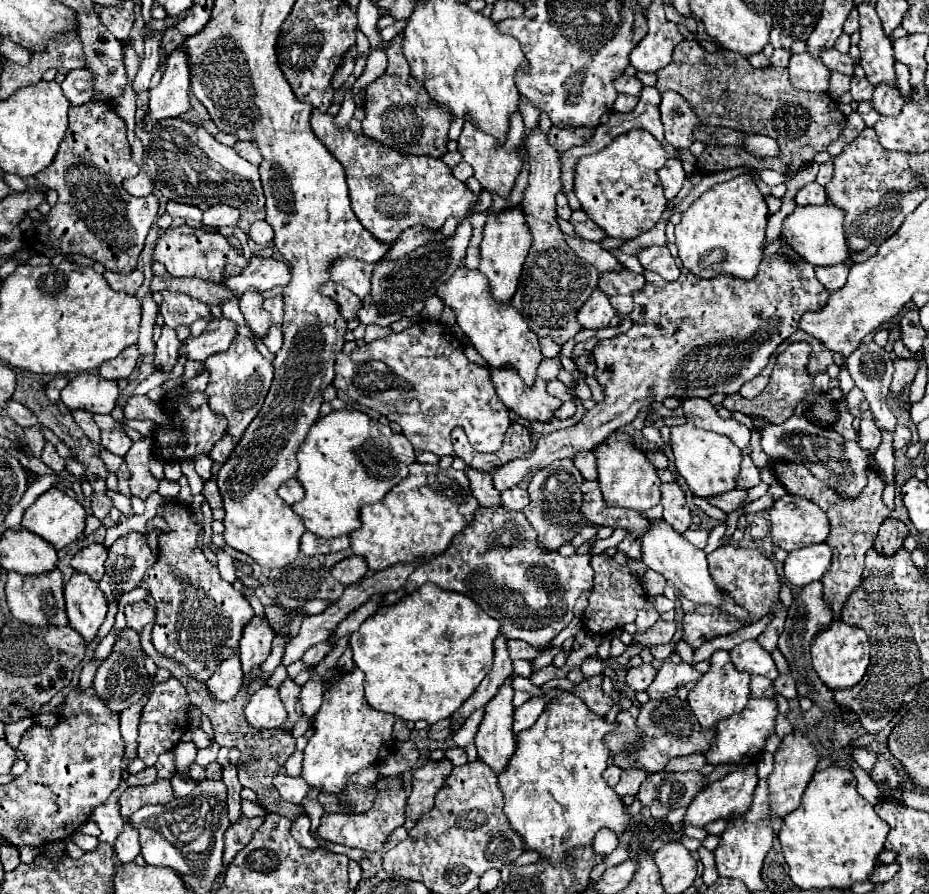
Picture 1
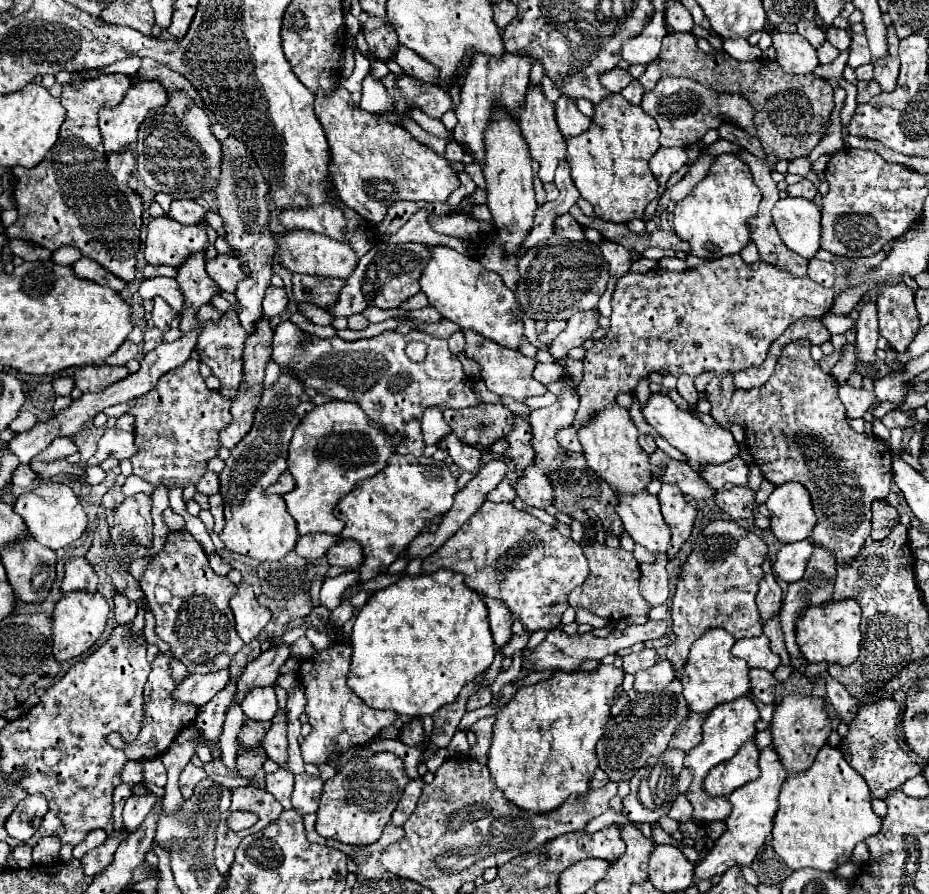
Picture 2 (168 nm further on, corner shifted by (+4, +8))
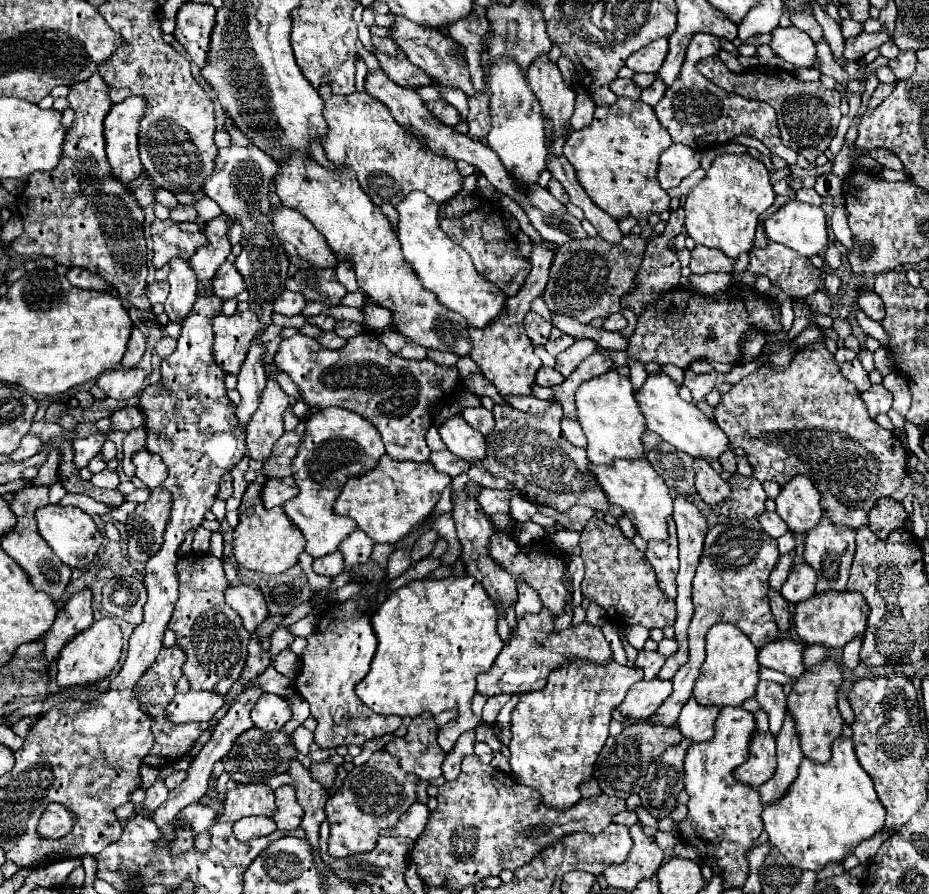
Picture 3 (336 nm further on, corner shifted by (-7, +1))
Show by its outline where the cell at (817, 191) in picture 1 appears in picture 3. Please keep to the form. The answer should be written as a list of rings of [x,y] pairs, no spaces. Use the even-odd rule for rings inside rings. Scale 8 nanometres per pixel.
[[[806,187],[796,189],[796,199],[810,203],[810,205],[822,205],[822,197],[814,189],[806,189]]]

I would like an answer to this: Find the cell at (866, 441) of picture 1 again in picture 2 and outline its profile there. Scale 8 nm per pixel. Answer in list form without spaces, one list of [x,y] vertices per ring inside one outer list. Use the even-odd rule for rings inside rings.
[[[843,382],[843,384],[839,386],[839,398],[841,398],[841,402],[845,404],[847,414],[849,414],[851,418],[863,418],[865,412],[867,412],[867,408],[869,408],[869,406],[873,404],[873,400],[875,400],[873,392],[865,392],[863,388],[861,388],[861,390],[855,390],[855,388],[851,388],[847,382]]]

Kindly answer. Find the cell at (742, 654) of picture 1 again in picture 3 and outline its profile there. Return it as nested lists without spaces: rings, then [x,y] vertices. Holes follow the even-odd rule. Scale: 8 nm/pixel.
[[[776,639],[760,649],[758,663],[762,667],[776,669],[792,679],[798,679],[804,673],[804,661],[802,653],[806,649],[806,643],[794,641],[794,639]]]

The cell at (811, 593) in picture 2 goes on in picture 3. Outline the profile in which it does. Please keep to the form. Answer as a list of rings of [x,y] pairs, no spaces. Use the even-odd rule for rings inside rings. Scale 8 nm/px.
[[[822,515],[818,525],[808,531],[804,559],[818,573],[816,593],[832,591],[832,589],[834,591],[846,591],[846,581],[848,581],[848,575],[850,575],[850,563],[854,559],[854,535],[856,535],[856,531],[852,527],[836,525],[826,515]]]

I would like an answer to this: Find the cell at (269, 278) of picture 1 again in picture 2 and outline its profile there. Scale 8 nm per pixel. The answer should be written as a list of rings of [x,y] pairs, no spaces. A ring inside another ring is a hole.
[[[217,254],[213,260],[207,262],[207,274],[221,290],[237,292],[237,284],[247,278],[237,258],[229,258],[225,254]]]

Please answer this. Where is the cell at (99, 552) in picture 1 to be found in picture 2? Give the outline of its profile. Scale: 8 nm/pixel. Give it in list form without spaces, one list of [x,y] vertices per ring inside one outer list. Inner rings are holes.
[[[83,556],[71,558],[65,564],[65,580],[61,584],[61,592],[71,592],[71,590],[87,590],[87,592],[97,590],[95,568]]]

